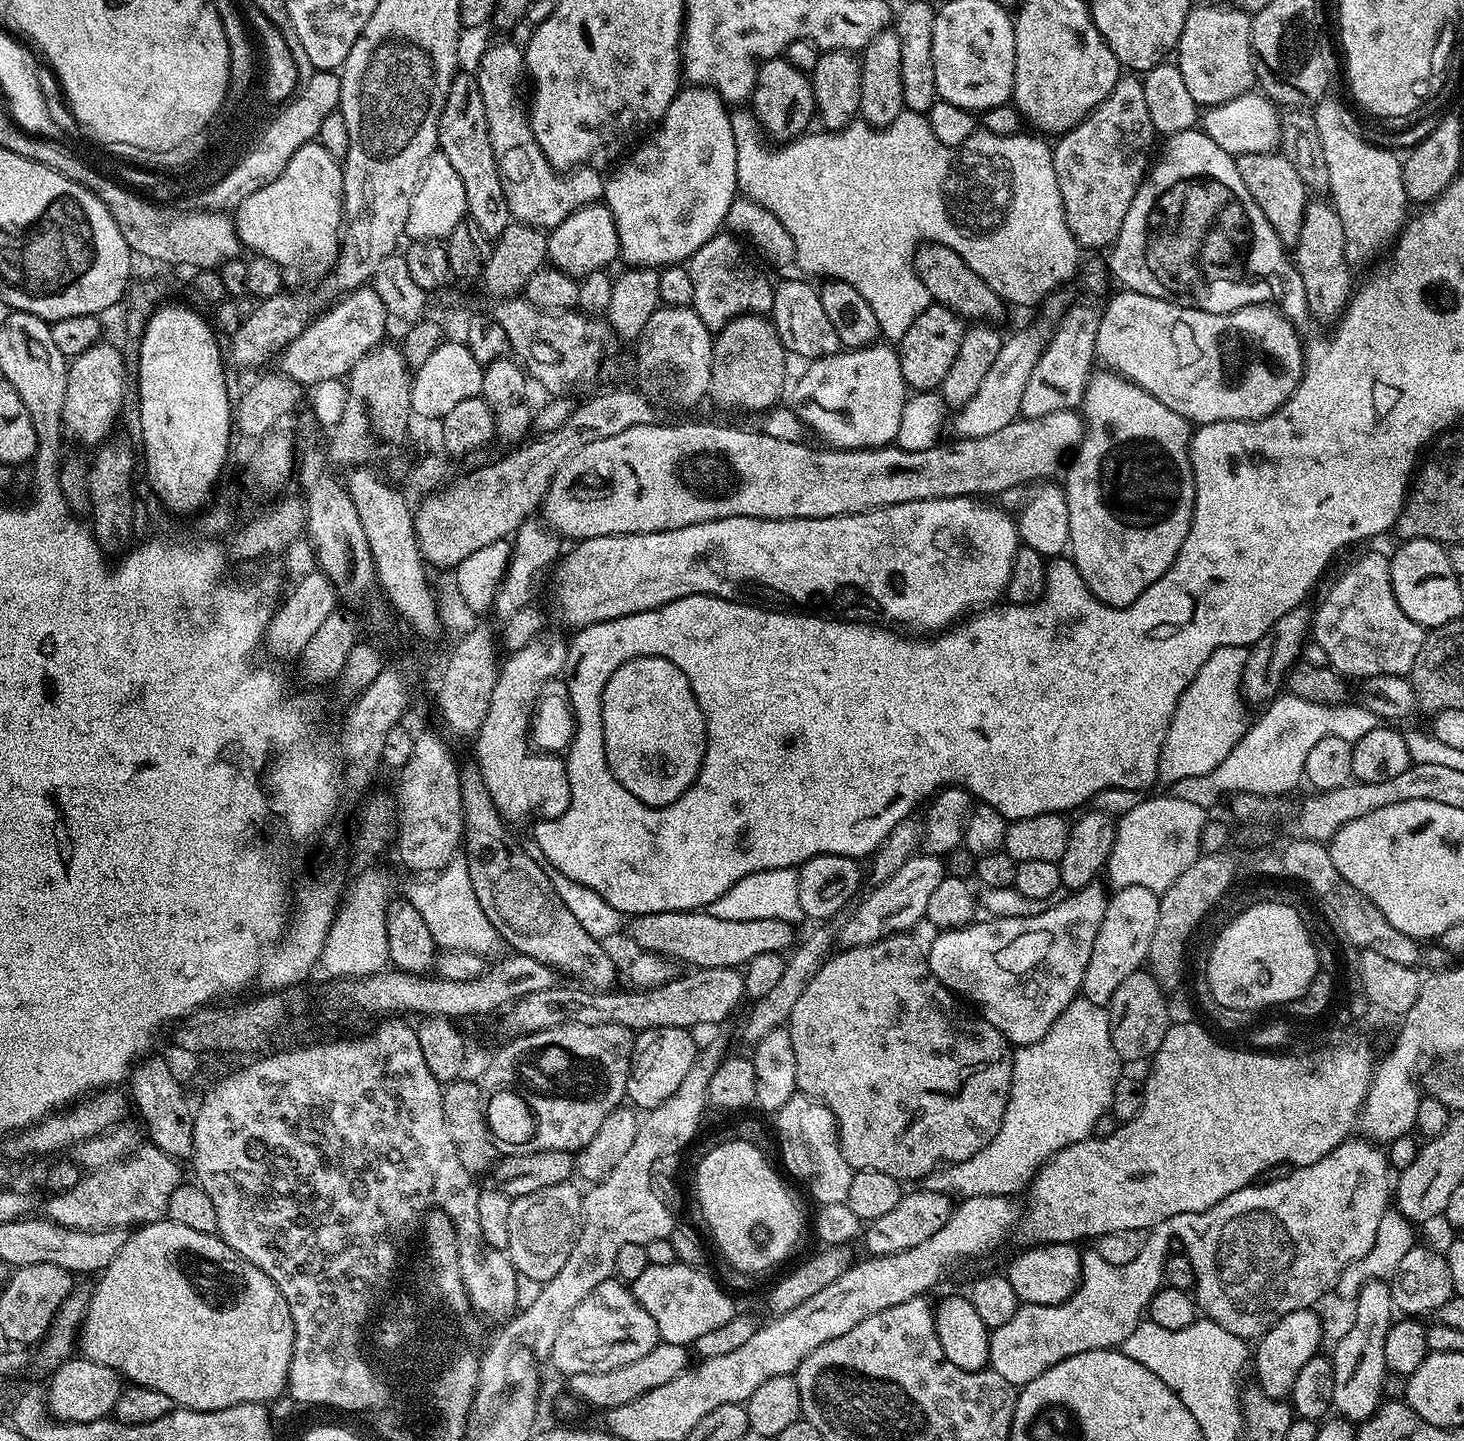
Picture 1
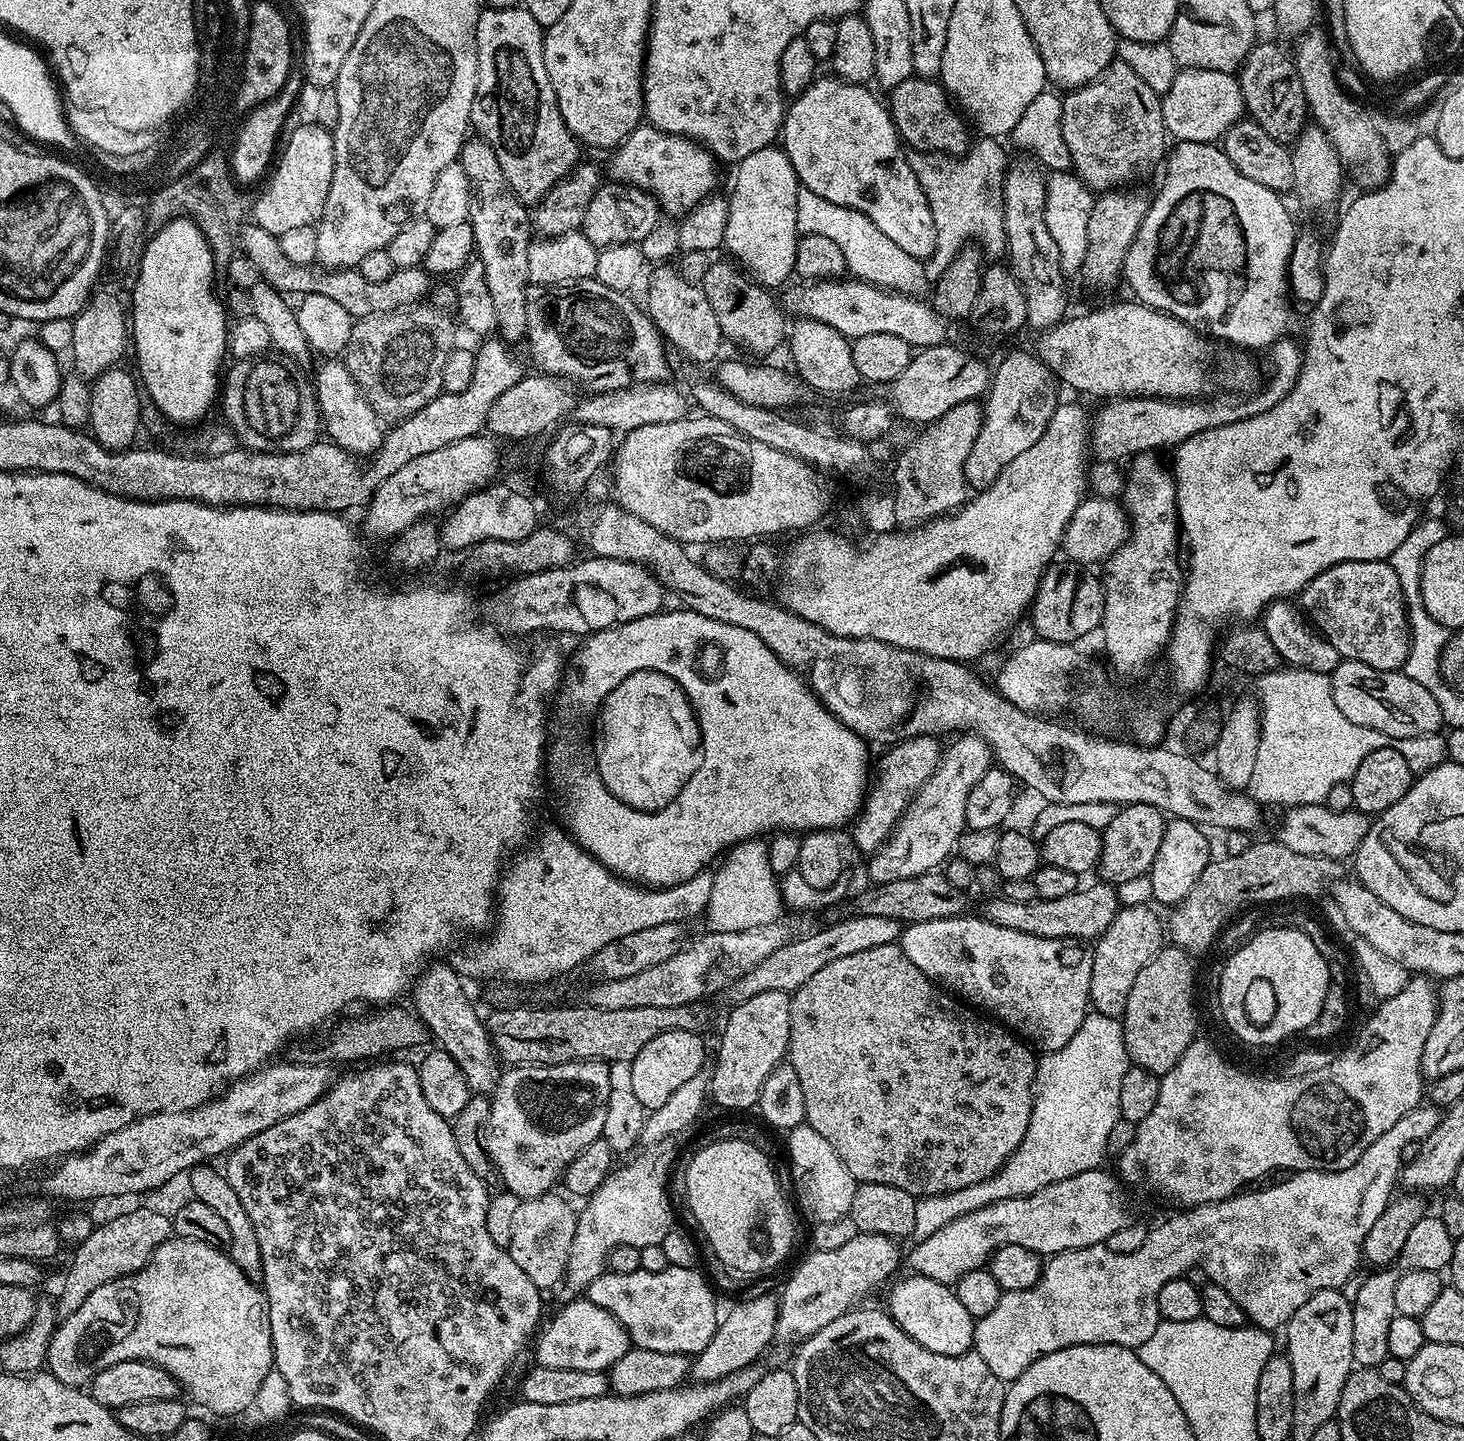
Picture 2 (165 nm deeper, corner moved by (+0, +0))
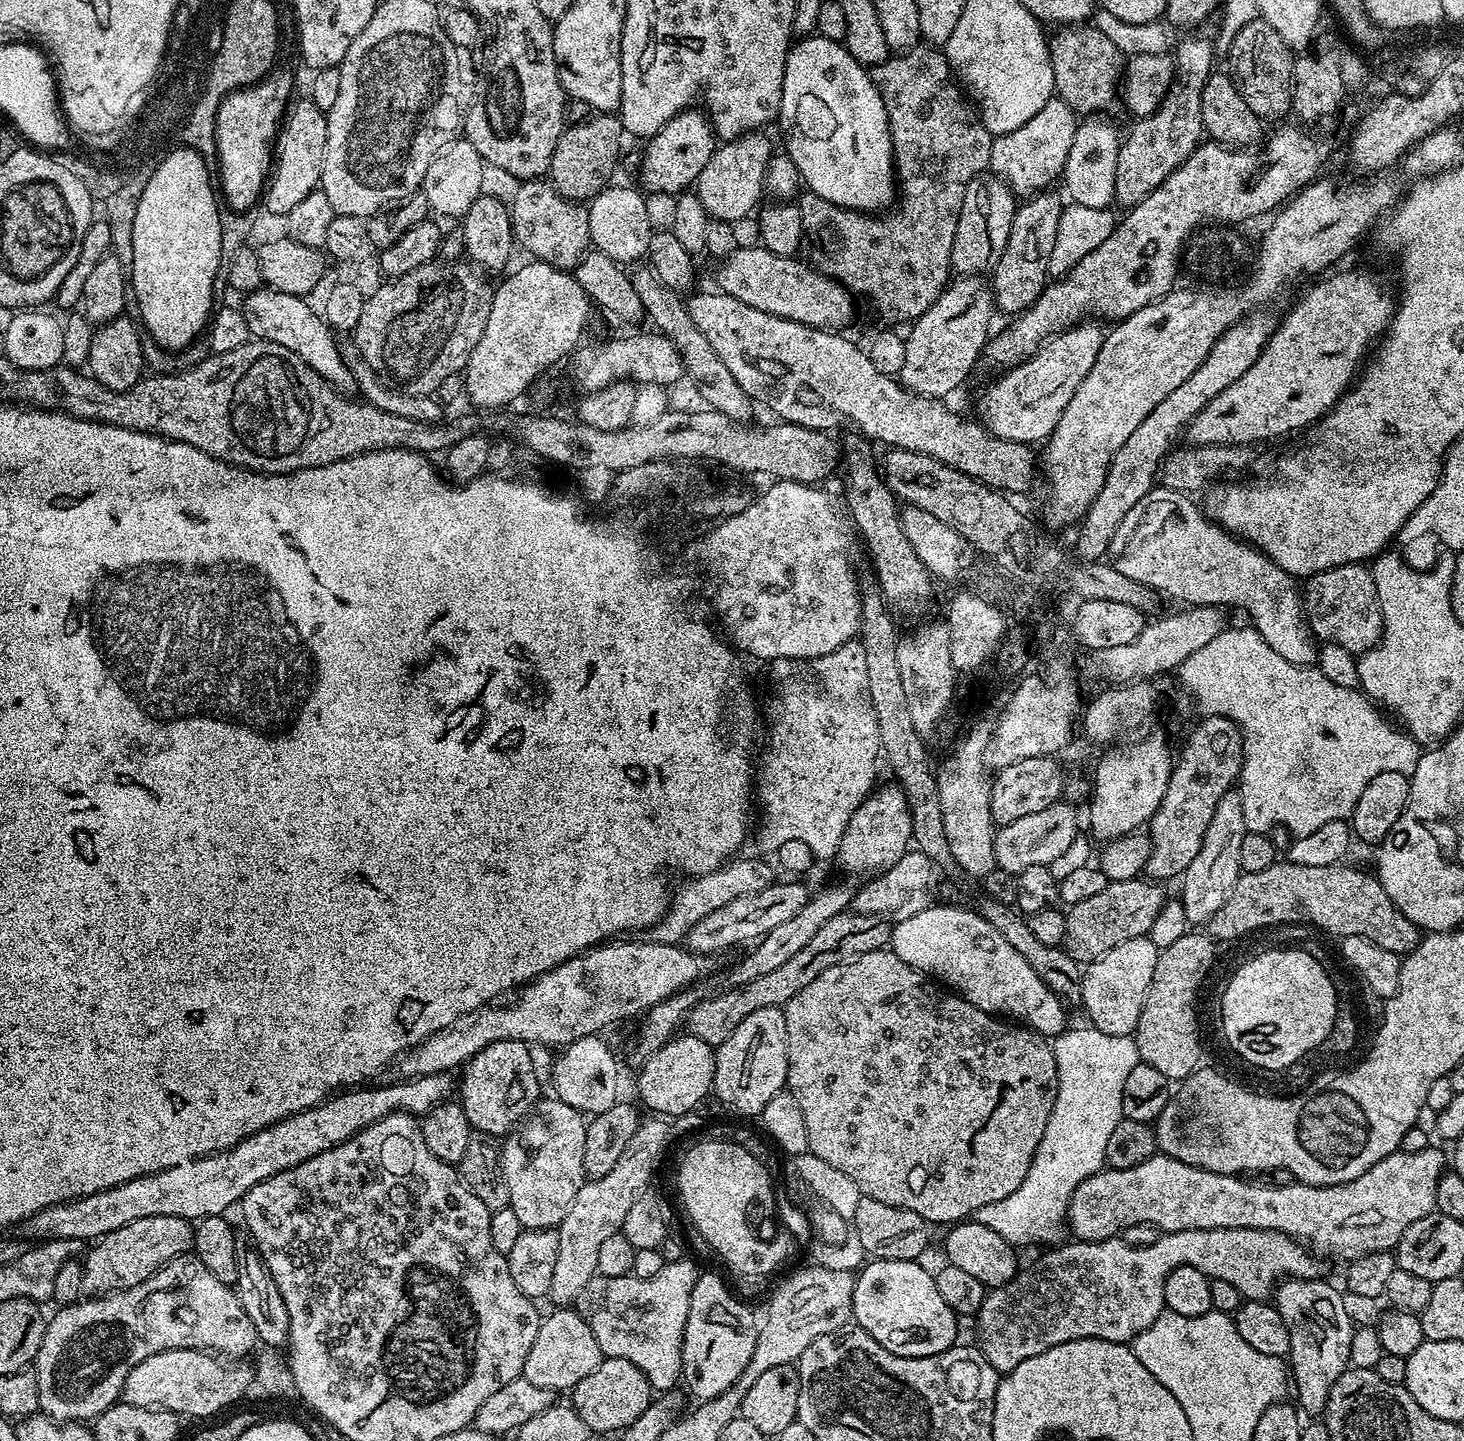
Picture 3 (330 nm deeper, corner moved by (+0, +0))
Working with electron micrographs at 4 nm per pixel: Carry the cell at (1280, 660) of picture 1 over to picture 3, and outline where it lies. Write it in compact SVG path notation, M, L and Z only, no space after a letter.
M1233 790L1225 794L1222 802L1218 802L1214 810L1214 818L1210 818L1210 826L1206 826L1206 838L1202 838L1202 847L1194 862L1184 872L1178 899L1186 910L1189 925L1204 926L1218 914L1218 910L1228 900L1237 878L1242 875L1239 858L1241 857L1242 838L1248 834L1246 817L1242 814L1242 798L1239 791Z

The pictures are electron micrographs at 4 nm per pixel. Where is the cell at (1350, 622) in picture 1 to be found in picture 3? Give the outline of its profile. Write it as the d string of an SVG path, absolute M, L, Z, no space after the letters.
M1343 564L1318 572L1305 581L1302 595L1308 624L1319 641L1342 646L1352 655L1361 656L1380 640L1384 623L1375 599L1372 571L1367 565Z

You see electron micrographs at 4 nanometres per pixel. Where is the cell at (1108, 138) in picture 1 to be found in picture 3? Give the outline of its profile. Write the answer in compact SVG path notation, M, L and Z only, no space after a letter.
M1091 23L1066 24L1055 29L1056 33L1048 36L1050 50L1050 66L1054 66L1055 95L1065 100L1078 114L1112 114L1118 104L1118 89L1122 84L1122 77L1126 67L1126 57L1123 52L1102 34Z

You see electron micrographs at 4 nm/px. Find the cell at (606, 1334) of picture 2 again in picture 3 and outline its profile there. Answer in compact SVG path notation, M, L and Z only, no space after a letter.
M560 1306L543 1317L538 1330L538 1338L534 1338L534 1346L530 1346L530 1354L526 1354L526 1362L522 1378L534 1386L553 1390L571 1390L582 1378L590 1374L602 1361L598 1340L582 1317L568 1306Z

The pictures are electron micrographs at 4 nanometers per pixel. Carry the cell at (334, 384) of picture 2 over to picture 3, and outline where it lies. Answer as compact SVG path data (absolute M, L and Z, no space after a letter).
M261 286L243 297L242 311L246 318L249 333L257 340L278 342L278 346L286 346L310 366L322 378L331 382L339 392L352 394L357 391L355 378L344 360L341 345L336 345L333 329L327 321L307 303L305 297L279 292L267 286Z

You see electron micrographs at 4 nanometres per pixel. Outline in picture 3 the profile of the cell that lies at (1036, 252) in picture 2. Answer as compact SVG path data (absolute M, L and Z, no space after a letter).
M1054 98L1030 118L1030 122L1018 126L1018 130L1010 130L1010 134L1002 134L995 137L990 146L990 162L988 168L991 175L999 176L1006 181L1008 189L1017 197L1031 198L1037 192L1043 192L1053 187L1052 183L1059 181L1064 174L1067 155L1070 154L1071 147L1078 142L1078 113L1076 113L1065 100Z

